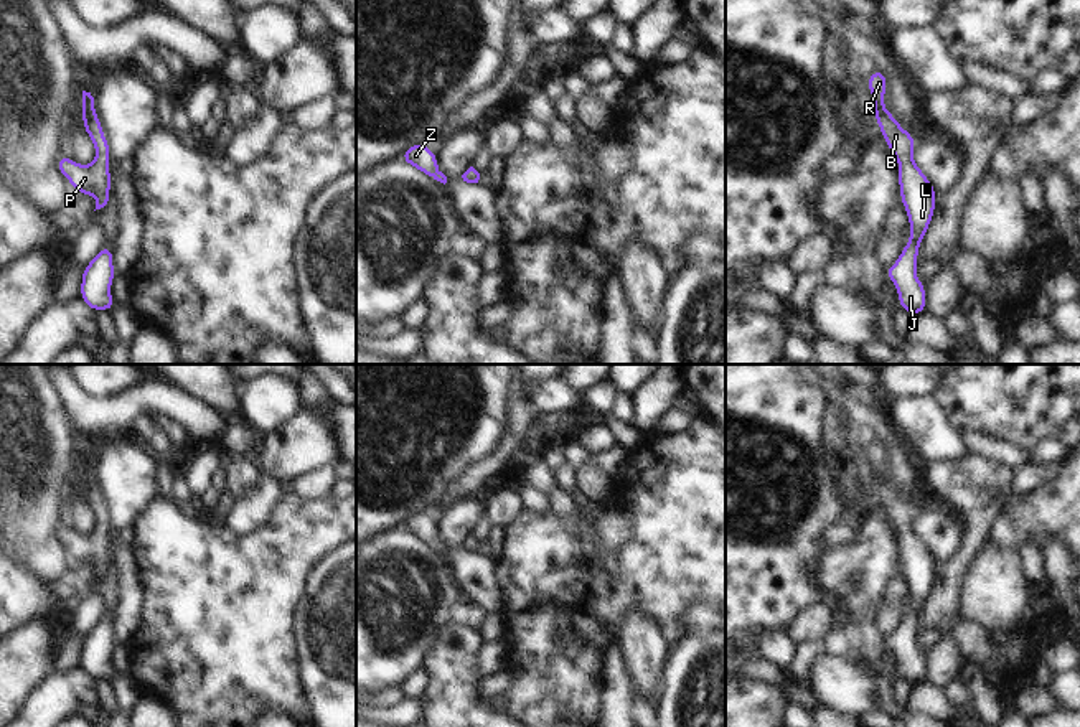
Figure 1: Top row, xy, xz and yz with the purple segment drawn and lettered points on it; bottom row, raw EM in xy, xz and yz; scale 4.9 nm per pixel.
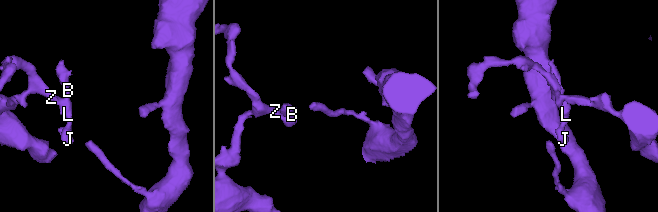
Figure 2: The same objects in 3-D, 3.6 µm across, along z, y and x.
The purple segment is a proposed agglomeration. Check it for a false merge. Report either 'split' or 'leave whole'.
leave whole

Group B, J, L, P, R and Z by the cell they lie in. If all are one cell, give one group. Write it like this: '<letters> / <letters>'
B J L P R Z

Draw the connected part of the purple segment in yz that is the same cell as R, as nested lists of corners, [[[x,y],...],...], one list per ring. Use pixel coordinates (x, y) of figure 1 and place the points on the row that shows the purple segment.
[[[876,68],[866,82],[872,94],[872,110],[879,130],[894,158],[899,162],[900,203],[909,214],[910,226],[910,241],[905,242],[897,262],[885,267],[885,277],[895,284],[899,307],[915,317],[927,310],[925,284],[918,280],[915,267],[918,264],[920,244],[935,214],[938,193],[912,158],[917,143],[915,137],[900,127],[897,119],[884,106],[887,91],[884,71]]]

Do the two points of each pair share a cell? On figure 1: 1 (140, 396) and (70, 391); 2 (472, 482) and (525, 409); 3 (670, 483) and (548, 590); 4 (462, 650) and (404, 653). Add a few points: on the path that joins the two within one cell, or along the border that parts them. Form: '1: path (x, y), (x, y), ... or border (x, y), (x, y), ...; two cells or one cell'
1: path (122, 408), (88, 408); one cell
2: path (490, 465), (503, 452), (516, 427); one cell
3: path (665, 521), (605, 581), (586, 581); one cell
4: border (447, 620), (422, 665); two cells

